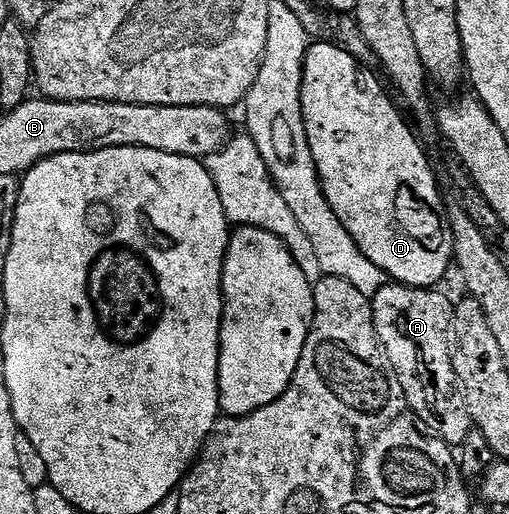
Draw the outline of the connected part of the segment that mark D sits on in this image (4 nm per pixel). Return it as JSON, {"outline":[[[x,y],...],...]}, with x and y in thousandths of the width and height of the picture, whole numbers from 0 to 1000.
{"outline":[[[635,80],[629,88],[613,86],[605,93],[591,154],[591,216],[599,239],[599,263],[639,387],[646,395],[646,403],[654,403],[654,418],[662,418],[670,442],[678,442],[678,449],[686,449],[686,457],[694,457],[694,473],[701,473],[701,481],[717,496],[717,504],[741,512],[741,519],[749,519],[749,527],[760,533],[770,549],[807,554],[815,562],[843,562],[861,556],[864,553],[861,547],[876,535],[878,521],[882,525],[888,521],[894,467],[886,455],[886,434],[874,407],[870,414],[870,383],[862,377],[862,360],[855,354],[847,313],[839,307],[837,294],[823,284],[825,268],[819,265],[817,253],[802,237],[802,245],[792,237],[794,222],[788,218],[786,206],[772,195],[770,183],[756,171],[754,160],[750,156],[745,160],[729,144],[731,136],[707,126],[705,119],[694,115],[694,107],[686,107],[672,88],[644,80]]]}

